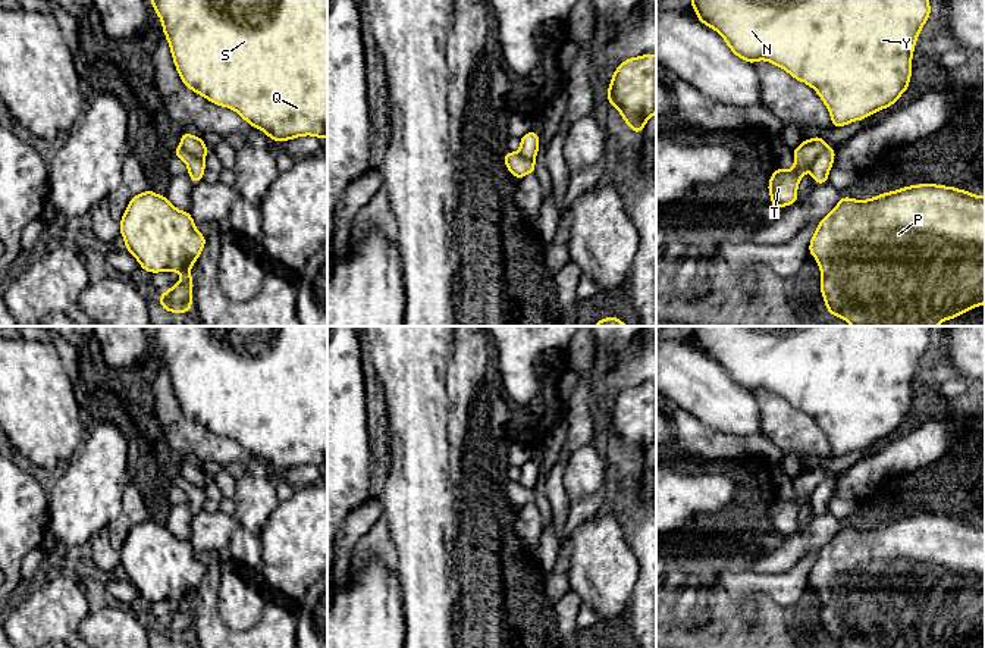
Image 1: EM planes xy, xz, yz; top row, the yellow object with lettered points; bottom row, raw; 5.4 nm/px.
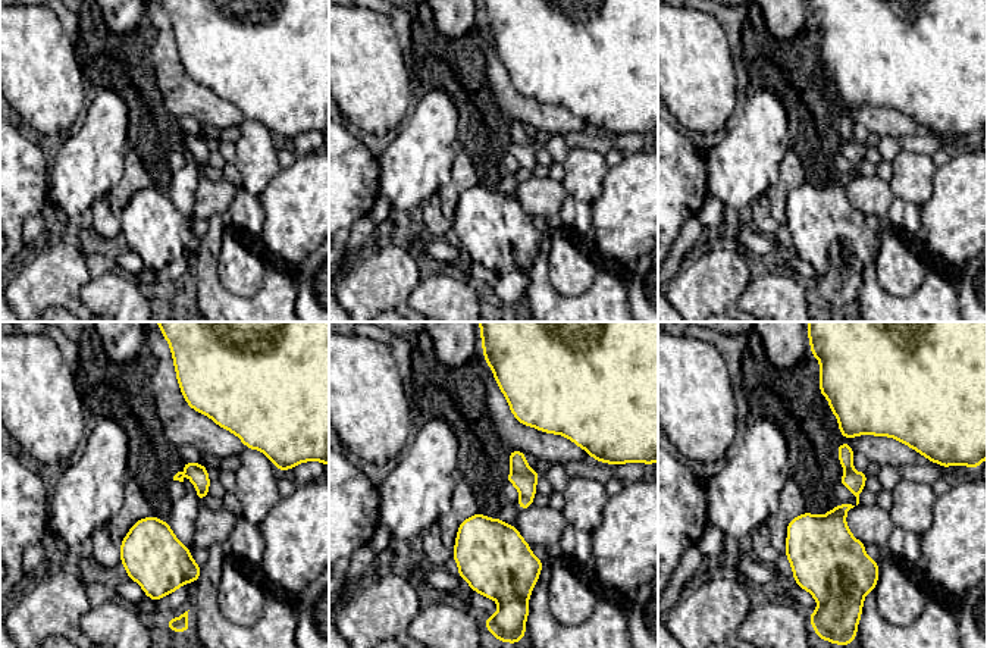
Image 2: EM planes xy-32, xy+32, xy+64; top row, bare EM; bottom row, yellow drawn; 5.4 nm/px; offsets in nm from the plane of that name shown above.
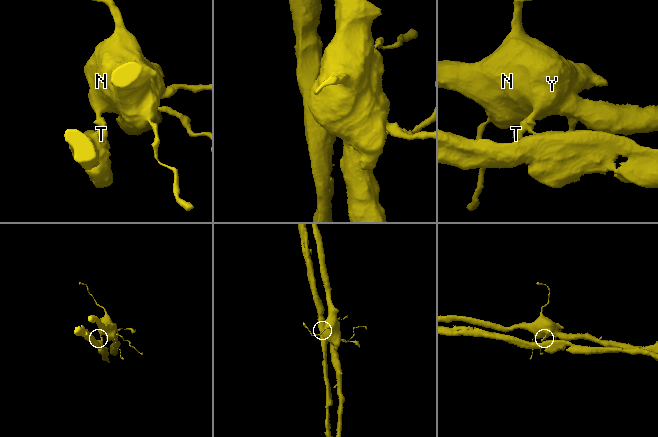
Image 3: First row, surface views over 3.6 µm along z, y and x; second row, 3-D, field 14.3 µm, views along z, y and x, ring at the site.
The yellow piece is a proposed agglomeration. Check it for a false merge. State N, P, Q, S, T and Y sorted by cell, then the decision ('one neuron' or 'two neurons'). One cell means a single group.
groups N Q S T Y / P; two neurons

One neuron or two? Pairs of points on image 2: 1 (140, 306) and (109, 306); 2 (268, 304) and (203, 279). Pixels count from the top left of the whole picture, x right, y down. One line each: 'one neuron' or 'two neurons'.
1: one neuron
2: one neuron

